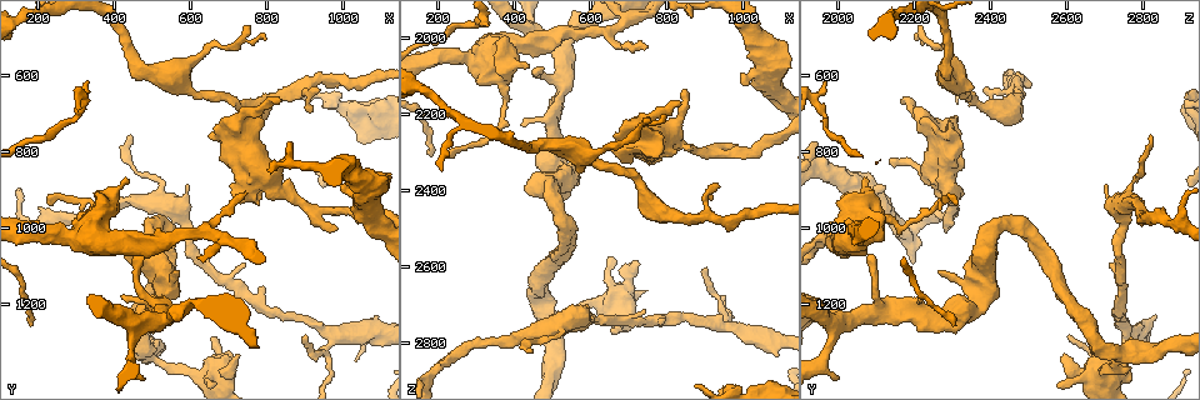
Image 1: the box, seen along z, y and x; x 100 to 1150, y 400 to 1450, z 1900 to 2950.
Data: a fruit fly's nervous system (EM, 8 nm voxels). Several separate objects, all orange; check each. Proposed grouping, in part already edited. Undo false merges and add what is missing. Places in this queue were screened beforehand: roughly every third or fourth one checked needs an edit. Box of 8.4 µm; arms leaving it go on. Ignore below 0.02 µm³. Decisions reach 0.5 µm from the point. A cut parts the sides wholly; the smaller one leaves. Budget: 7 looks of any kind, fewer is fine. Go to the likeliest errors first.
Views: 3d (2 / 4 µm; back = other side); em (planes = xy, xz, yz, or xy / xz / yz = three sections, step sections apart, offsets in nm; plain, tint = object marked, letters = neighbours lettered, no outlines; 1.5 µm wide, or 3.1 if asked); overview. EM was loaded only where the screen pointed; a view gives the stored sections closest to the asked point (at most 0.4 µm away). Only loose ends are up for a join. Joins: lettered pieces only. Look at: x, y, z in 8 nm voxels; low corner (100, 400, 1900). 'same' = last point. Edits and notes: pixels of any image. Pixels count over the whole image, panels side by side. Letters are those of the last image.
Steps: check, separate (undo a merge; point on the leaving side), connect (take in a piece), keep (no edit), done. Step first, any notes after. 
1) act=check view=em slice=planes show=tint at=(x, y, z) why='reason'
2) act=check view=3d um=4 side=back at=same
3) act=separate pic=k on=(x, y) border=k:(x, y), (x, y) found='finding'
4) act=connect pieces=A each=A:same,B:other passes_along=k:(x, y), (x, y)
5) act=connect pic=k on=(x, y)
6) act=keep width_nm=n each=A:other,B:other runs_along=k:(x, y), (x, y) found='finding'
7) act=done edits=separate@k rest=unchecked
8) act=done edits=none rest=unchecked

act=check view=em slice=xy step=4 show=tint at=(920, 695, 2410) why='tapers out'

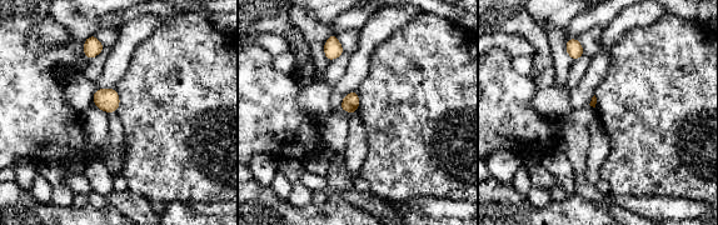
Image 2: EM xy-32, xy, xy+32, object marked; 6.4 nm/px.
act=check view=em slice=planes show=letters at=same

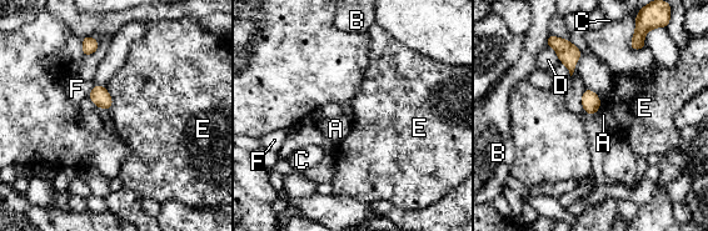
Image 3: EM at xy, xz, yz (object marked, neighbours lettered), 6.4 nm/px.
act=keep each=A:other,B:other,C:other,D:other,E:other,F:other border=3:(104, 86), (111, 99), (108, 110) found='none of them fits'

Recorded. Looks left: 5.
act=check view=em slice=xy step=4 show=tint at=(500, 1330, 2725) why='abrupt turn'

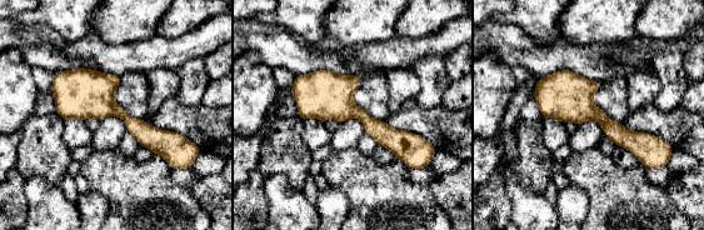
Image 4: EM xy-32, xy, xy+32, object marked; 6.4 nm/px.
act=check view=em slice=planes show=letters at=same

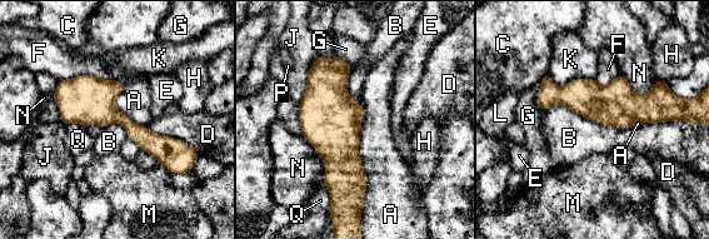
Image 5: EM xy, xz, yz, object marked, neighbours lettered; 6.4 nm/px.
act=keep longest_contact=A:650nm each=A:other,B:other,C:other,D:other,E:other,F:other,G:other,H:other,J:other,K:other,L:other,M:other,N:other,P:other,Q:other border=5:(360, 104), (363, 207) found='continuous, no second neuron'

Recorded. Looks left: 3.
act=check view=em slice=planes show=tint at=(785, 915, 2305) why='thick end'

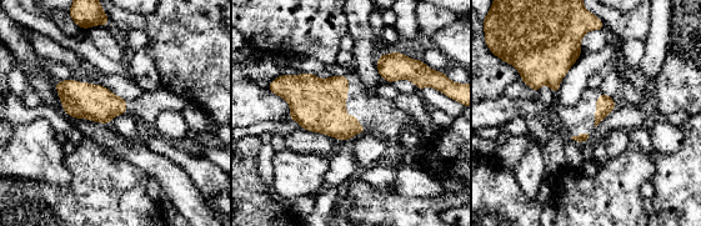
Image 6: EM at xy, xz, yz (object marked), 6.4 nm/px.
act=check view=em slice=planes show=letters at=same why='see the neighbours'

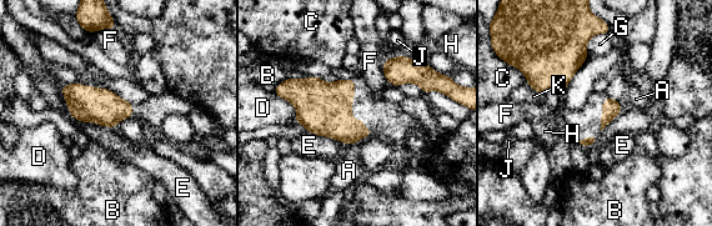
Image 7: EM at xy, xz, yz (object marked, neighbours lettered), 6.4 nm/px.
act=keep each=A:other,B:other,C:other,D:other,E:other,F:other,G:other,H:other,J:other,K:other found='no lettered piece goes on from it'

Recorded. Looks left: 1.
act=done edits=none rest=unchecked

